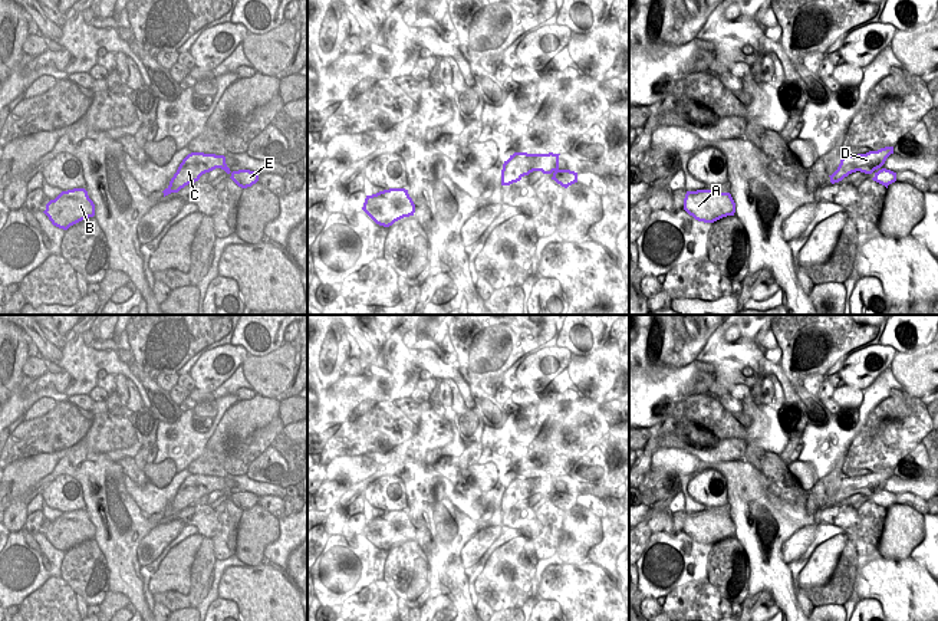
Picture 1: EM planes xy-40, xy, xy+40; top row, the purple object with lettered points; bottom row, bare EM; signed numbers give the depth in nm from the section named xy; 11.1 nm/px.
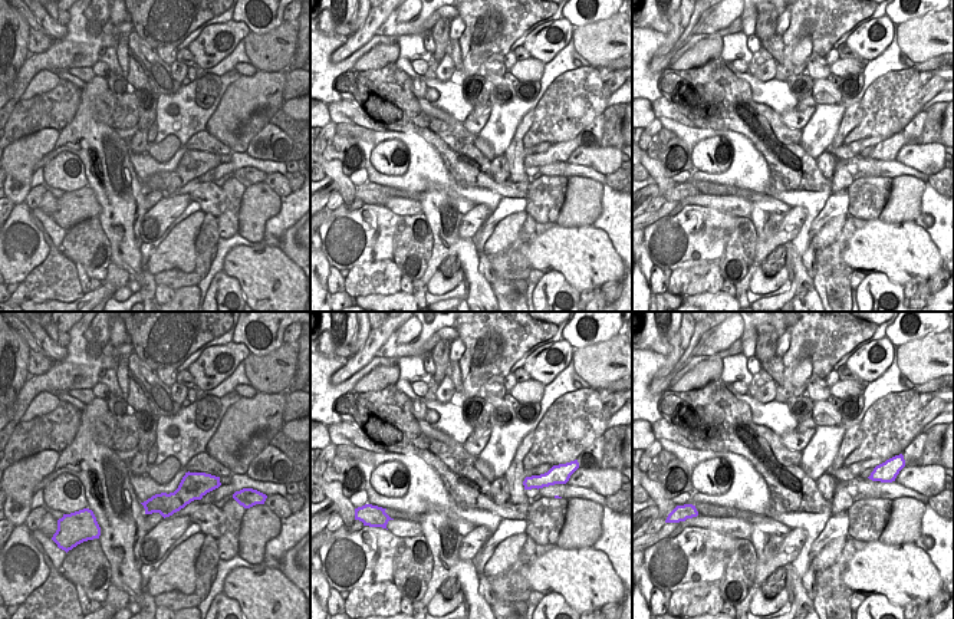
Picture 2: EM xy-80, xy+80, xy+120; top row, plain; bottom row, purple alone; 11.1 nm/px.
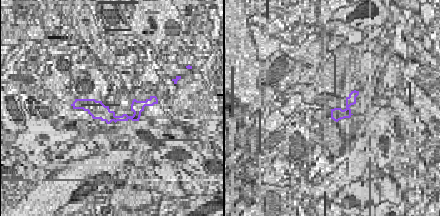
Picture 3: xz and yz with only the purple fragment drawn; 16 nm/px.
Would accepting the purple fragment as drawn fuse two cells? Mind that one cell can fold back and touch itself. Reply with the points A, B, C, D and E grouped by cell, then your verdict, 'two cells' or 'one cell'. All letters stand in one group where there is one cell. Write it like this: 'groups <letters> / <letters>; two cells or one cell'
groups A B C D / E; two cells

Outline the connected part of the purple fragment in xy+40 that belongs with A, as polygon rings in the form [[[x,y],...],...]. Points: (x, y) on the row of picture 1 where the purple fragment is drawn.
[[[697,190],[687,191],[684,210],[698,221],[714,223],[723,217],[734,216],[735,203],[730,193]]]

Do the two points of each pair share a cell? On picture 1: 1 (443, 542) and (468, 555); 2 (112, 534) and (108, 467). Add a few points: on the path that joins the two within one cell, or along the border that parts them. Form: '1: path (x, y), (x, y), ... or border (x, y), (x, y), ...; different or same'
1: border (480, 525), (460, 545), (460, 561), (463, 565); different
2: path (112, 518), (112, 483); same

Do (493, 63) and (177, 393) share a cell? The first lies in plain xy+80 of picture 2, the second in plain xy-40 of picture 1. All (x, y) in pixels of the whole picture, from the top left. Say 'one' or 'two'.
two

